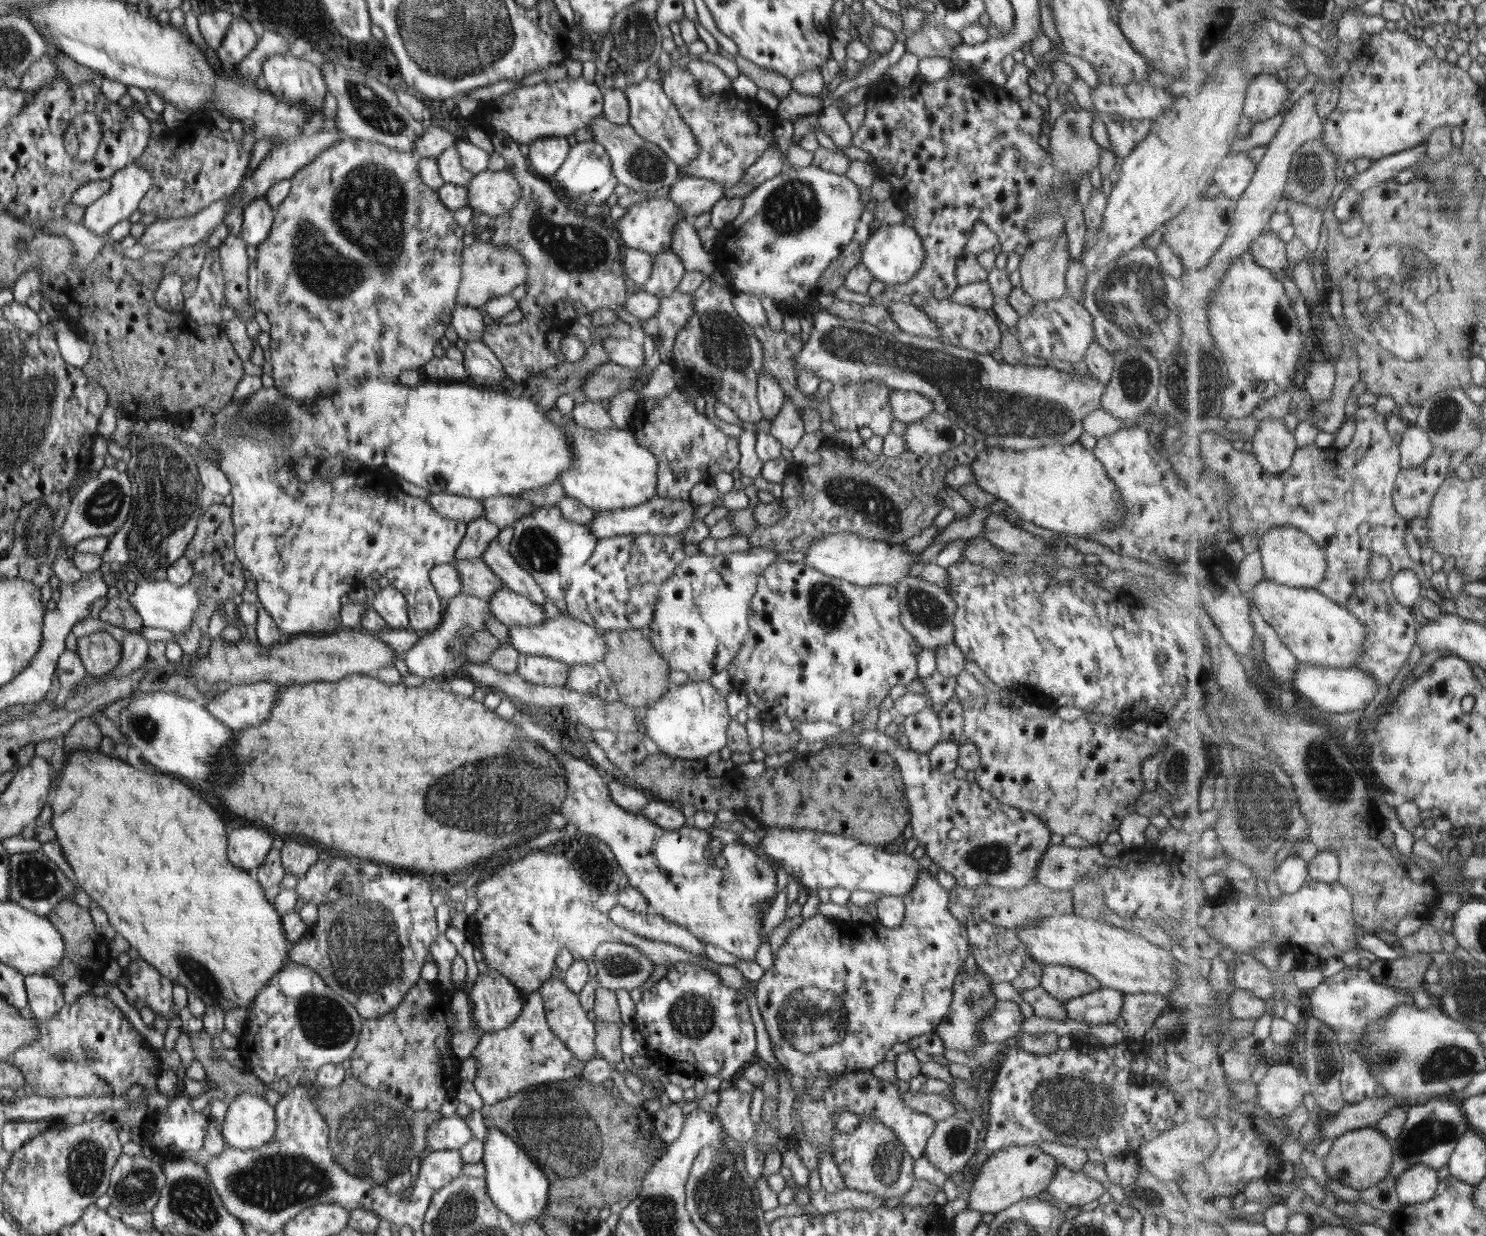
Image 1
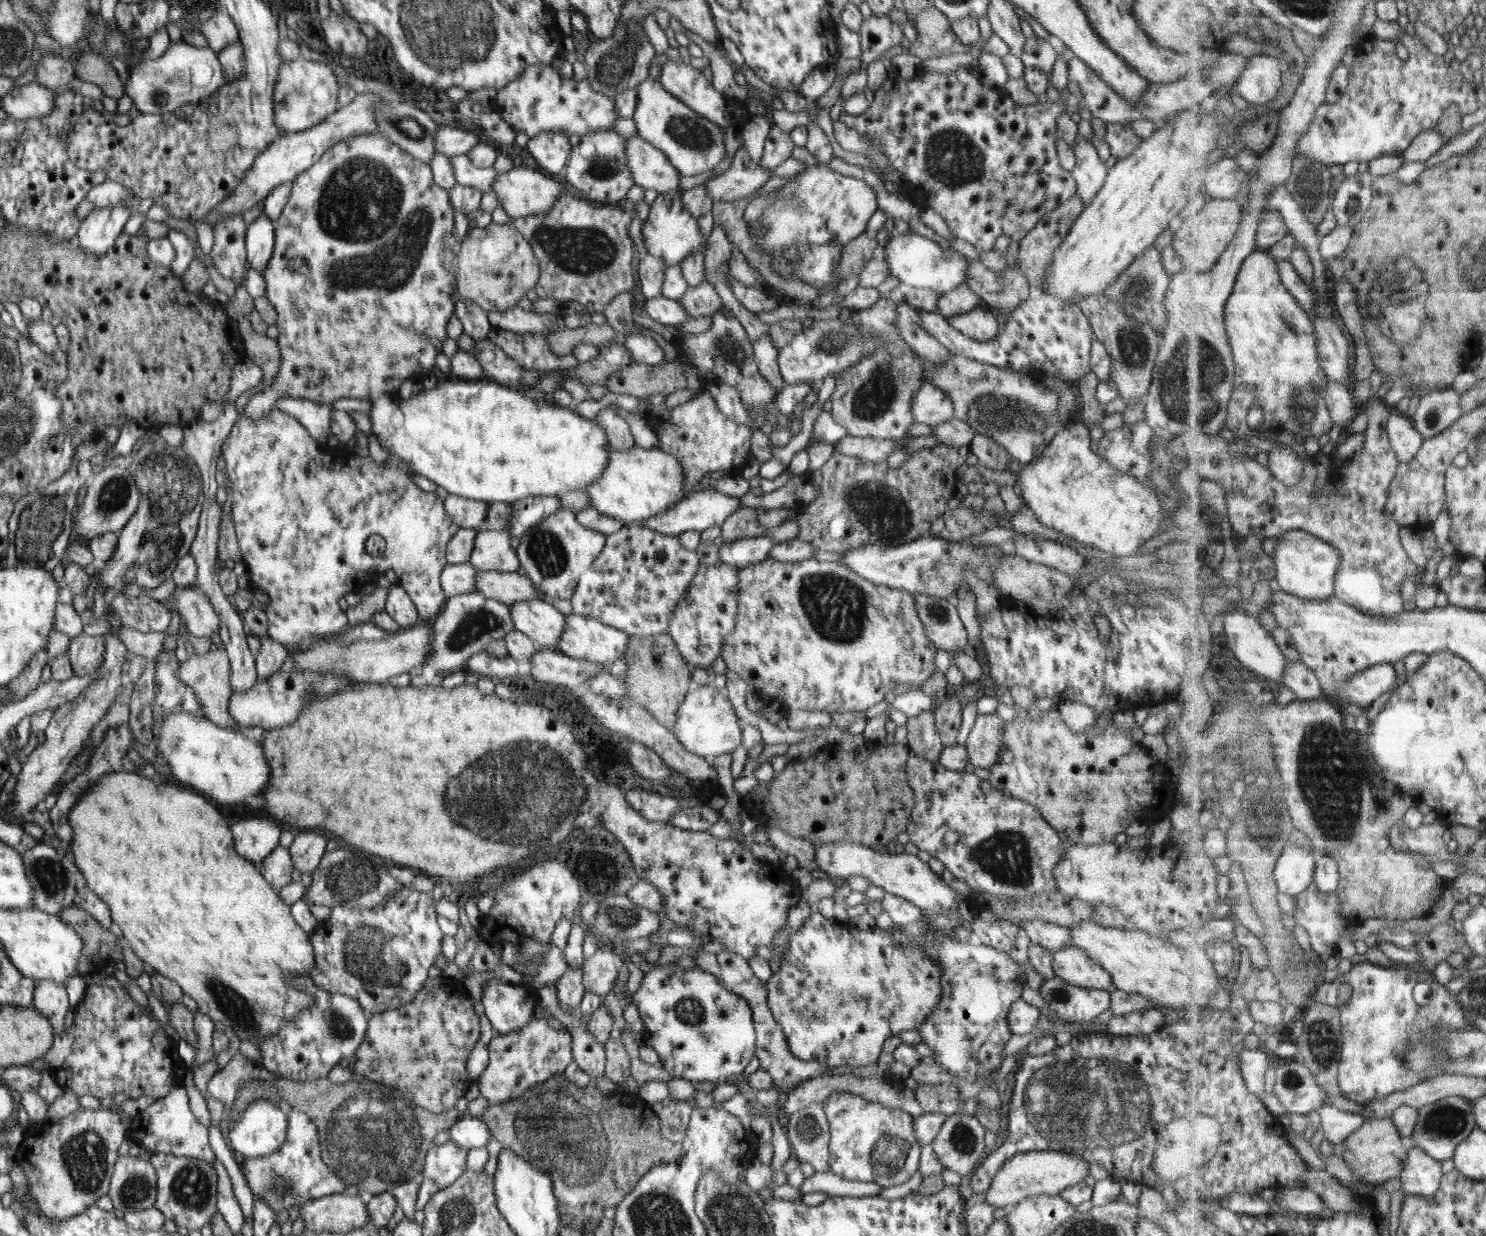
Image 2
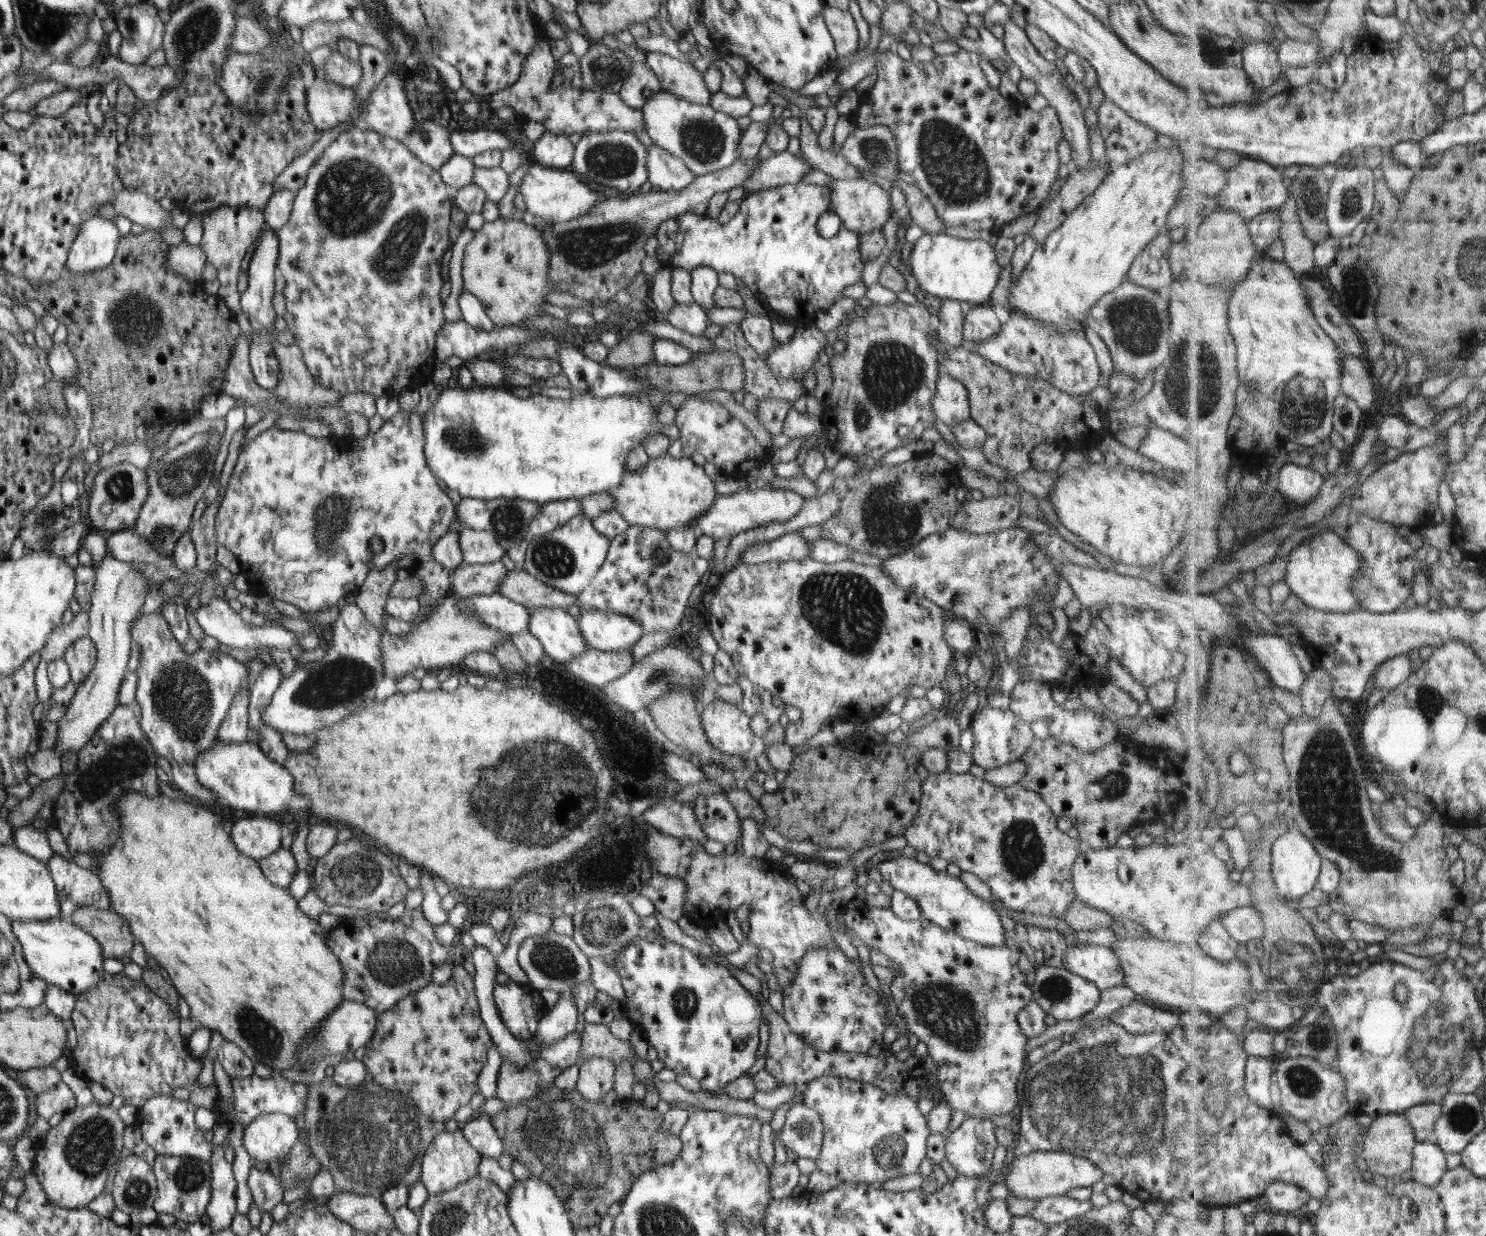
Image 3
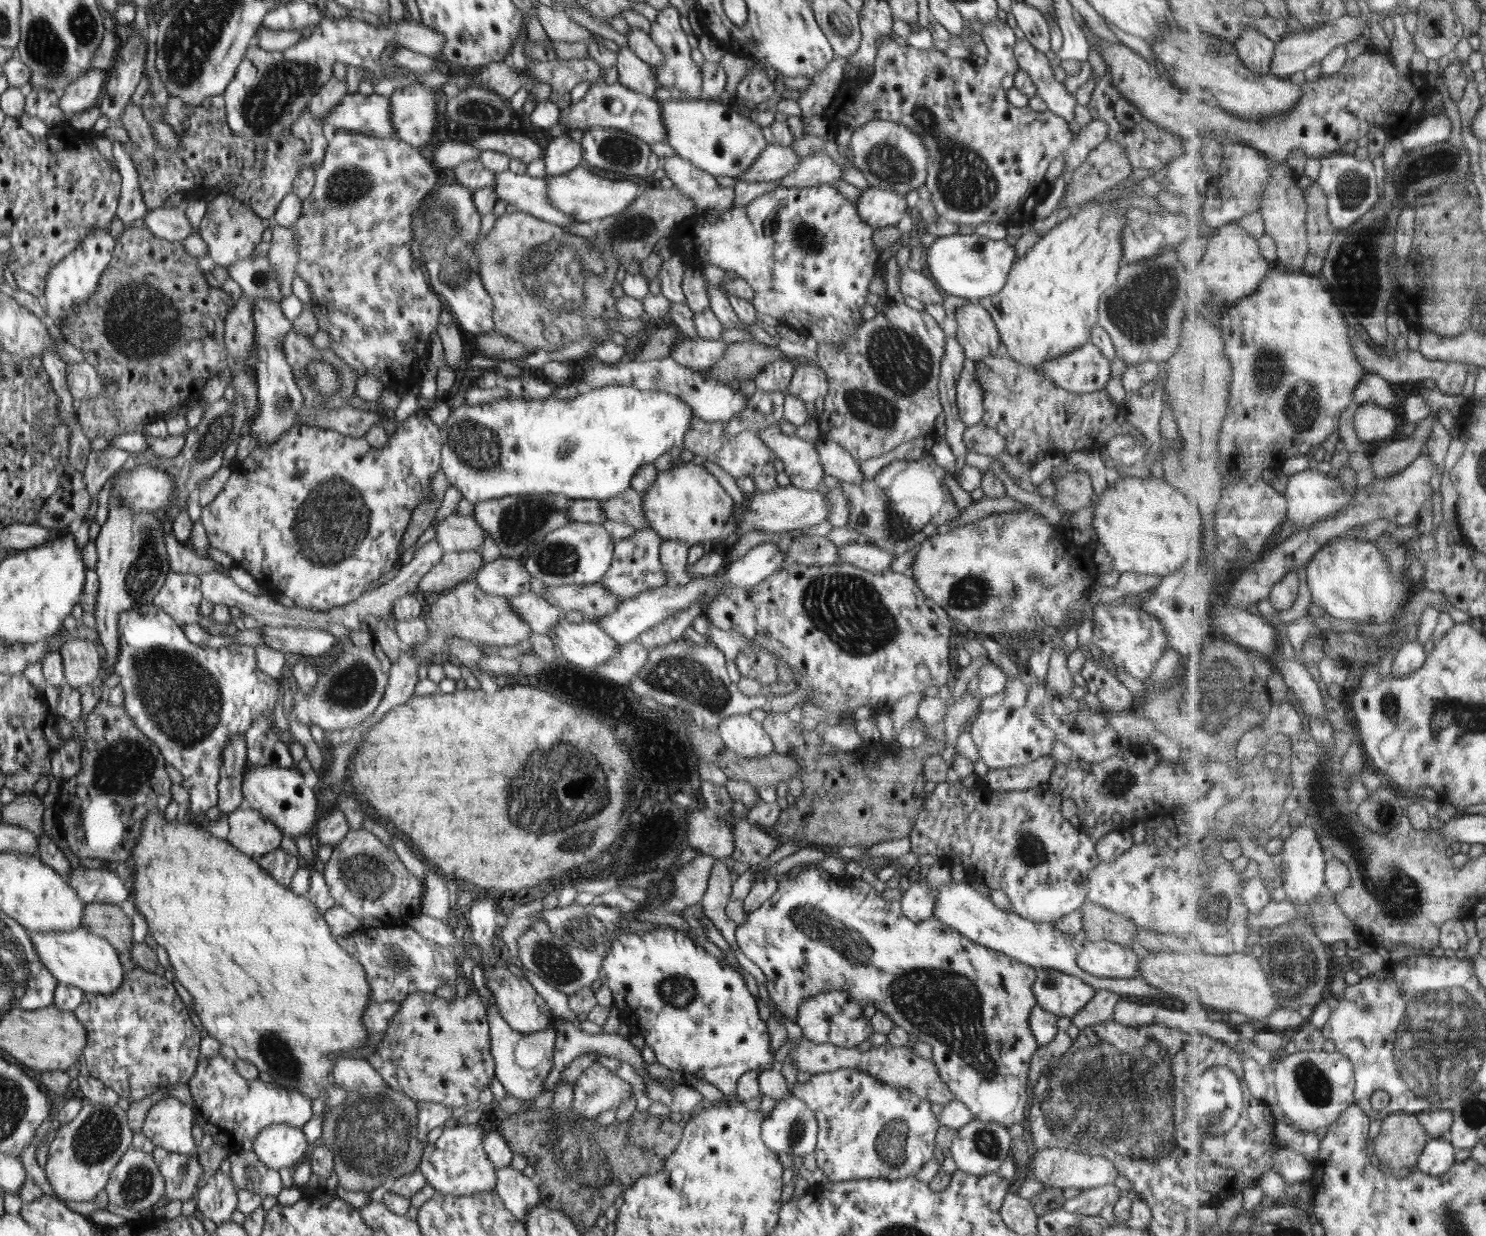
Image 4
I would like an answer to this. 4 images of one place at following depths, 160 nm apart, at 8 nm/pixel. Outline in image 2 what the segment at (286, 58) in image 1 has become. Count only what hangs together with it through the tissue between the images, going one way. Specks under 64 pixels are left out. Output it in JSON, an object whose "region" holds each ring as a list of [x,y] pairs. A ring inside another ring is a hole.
{"region":[[[302,56],[294,61],[283,61],[273,96],[277,127],[286,134],[298,133],[322,124],[340,107],[337,104],[340,87],[336,75],[324,63],[306,60]]]}

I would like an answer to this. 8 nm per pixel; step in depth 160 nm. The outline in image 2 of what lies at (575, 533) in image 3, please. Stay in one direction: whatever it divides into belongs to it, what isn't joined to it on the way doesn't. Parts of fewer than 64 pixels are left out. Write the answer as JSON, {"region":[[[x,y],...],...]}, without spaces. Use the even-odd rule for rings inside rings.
{"region":[[[562,508],[540,524],[529,528],[528,532],[520,537],[520,544],[516,552],[527,576],[531,578],[531,581],[545,594],[549,601],[571,600],[579,577],[598,558],[606,541],[607,535],[582,526],[577,521],[573,510]]]}

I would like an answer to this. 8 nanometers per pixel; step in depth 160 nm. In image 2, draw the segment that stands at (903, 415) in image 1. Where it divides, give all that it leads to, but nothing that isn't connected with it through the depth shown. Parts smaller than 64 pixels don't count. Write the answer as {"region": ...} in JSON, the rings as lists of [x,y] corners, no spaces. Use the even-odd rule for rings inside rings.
{"region":[[[924,382],[913,396],[911,413],[915,422],[940,425],[955,417],[952,399],[934,383]]]}

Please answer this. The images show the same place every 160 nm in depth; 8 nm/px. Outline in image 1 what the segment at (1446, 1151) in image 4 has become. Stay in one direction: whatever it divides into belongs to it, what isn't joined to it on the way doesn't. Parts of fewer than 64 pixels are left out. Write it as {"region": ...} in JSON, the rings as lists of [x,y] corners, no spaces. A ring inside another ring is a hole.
{"region":[[[1426,1163],[1416,1164],[1406,1170],[1397,1182],[1398,1200],[1402,1207],[1436,1198],[1443,1185],[1438,1171]]]}

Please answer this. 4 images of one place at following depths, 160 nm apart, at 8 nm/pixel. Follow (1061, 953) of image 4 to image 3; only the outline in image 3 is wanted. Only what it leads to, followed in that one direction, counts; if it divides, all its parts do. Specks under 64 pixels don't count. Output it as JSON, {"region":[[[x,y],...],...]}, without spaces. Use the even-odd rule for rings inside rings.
{"region":[[[903,856],[889,861],[880,859],[875,867],[882,874],[883,880],[918,903],[923,919],[984,946],[1012,947],[1012,944],[1006,945],[1006,932],[998,912],[986,900],[972,893],[960,877],[949,875],[946,871],[938,872],[929,864]]]}

